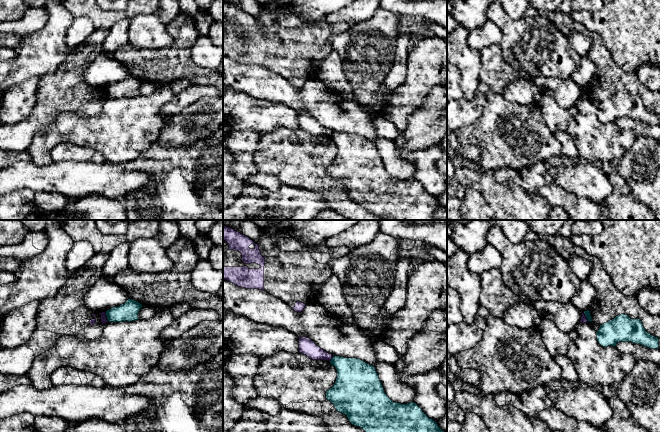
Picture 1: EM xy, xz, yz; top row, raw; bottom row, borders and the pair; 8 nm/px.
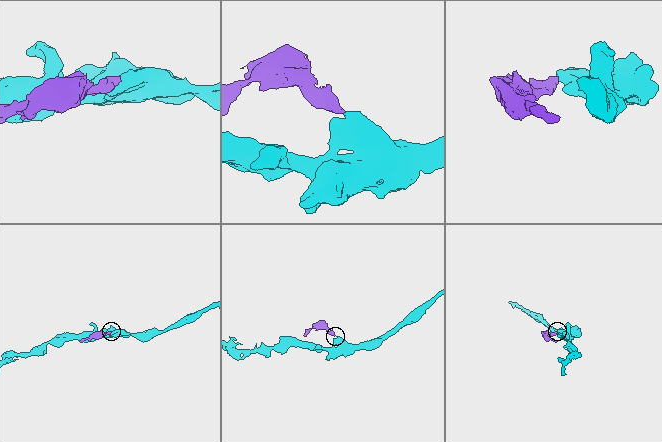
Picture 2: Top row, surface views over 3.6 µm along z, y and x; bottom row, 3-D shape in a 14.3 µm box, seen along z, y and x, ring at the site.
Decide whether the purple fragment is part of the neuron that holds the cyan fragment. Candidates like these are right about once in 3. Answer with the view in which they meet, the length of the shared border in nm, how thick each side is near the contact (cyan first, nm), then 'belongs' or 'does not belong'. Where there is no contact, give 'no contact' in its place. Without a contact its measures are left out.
meets cyan in xy; contact 90 nm long; 150 nm thick on the cyan side, 50 nm on the other; does not belong

